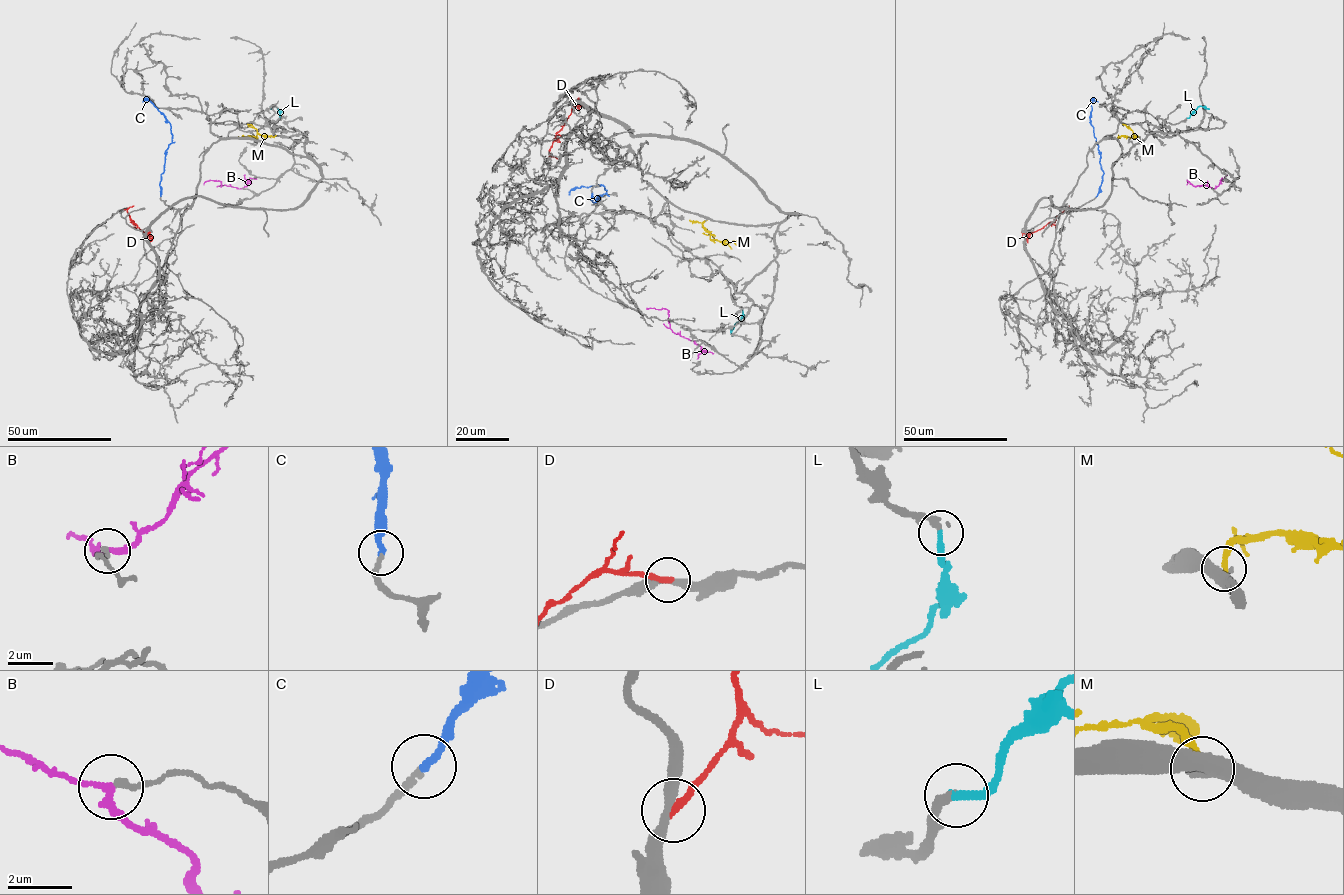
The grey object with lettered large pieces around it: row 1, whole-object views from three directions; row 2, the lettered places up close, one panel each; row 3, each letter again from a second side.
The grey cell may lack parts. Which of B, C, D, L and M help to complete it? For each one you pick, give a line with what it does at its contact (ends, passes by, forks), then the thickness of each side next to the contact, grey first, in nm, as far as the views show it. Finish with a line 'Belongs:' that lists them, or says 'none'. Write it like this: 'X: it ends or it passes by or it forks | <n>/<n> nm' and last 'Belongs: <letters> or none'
C: it ends | 190/240 nm
L: it ends | 280/260 nm
Belongs: C, L

